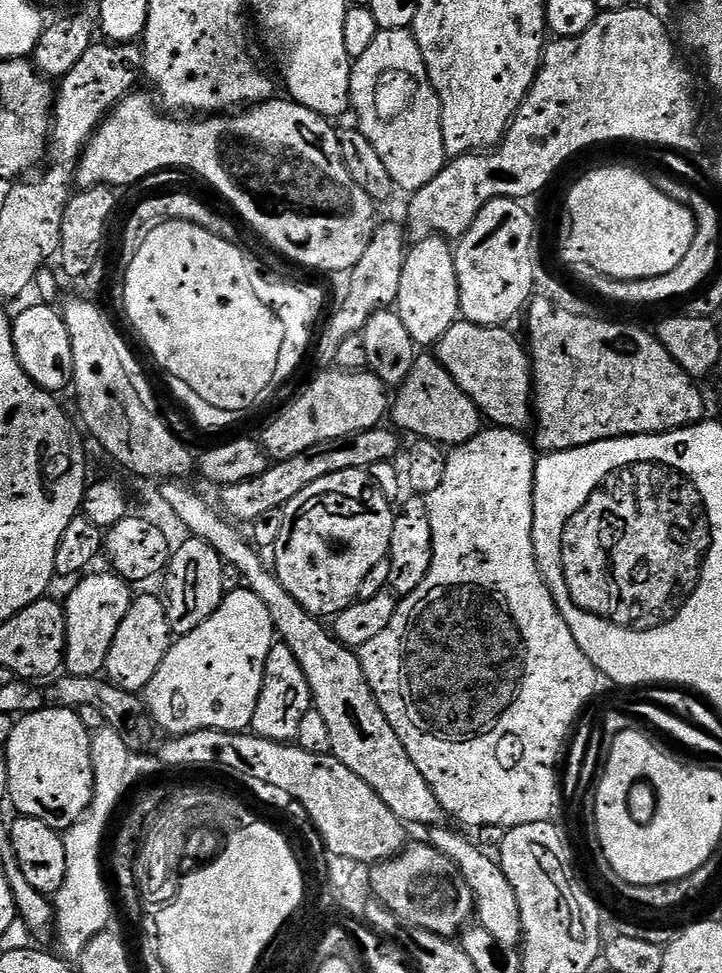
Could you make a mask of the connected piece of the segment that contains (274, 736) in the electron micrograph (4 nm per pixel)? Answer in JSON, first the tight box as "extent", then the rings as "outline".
{"extent":[251,642,312,744],"outline":[[[283,642],[273,643],[264,663],[262,690],[258,694],[258,706],[254,706],[251,731],[263,740],[272,740],[275,744],[288,744],[295,741],[298,726],[312,707],[310,686],[292,652]]]}

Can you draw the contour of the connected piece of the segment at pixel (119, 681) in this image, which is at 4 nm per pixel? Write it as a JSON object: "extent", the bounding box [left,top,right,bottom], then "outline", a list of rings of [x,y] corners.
{"extent":[104,595,170,694],"outline":[[[137,595],[133,599],[130,610],[122,622],[118,626],[118,632],[114,634],[114,642],[110,646],[108,656],[104,659],[104,672],[106,673],[107,683],[112,684],[115,688],[120,688],[123,692],[131,692],[133,694],[143,693],[147,688],[150,678],[154,678],[154,674],[158,670],[158,666],[162,662],[162,658],[170,647],[170,629],[168,619],[164,614],[164,601],[159,595],[156,596],[140,596]]]}

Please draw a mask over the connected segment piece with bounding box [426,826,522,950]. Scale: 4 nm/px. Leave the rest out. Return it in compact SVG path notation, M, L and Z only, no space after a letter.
M446 826L433 827L429 831L432 833L426 836L427 843L431 844L433 848L437 848L454 865L463 887L467 891L468 888L472 891L472 900L476 903L474 916L475 919L476 916L480 919L477 920L479 927L484 928L486 934L490 934L490 938L494 938L494 942L498 942L503 948L515 949L522 940L520 911L512 887L506 882L506 874L500 869L499 863L493 857L491 860L486 853L479 852L466 837L458 836L447 828Z

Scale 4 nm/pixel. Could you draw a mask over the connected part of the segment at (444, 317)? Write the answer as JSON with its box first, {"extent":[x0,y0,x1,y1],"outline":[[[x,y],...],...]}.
{"extent":[394,236,460,346],"outline":[[[432,236],[426,240],[416,240],[413,245],[413,248],[411,245],[407,249],[404,257],[394,311],[399,316],[402,326],[406,328],[406,334],[412,339],[413,345],[435,346],[440,343],[442,334],[446,334],[446,330],[450,330],[450,326],[456,323],[460,316],[460,287],[456,277],[456,258],[449,241],[443,238]]]}

